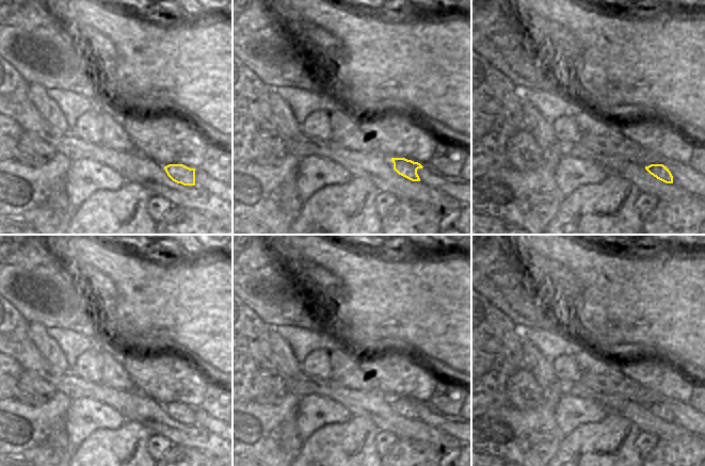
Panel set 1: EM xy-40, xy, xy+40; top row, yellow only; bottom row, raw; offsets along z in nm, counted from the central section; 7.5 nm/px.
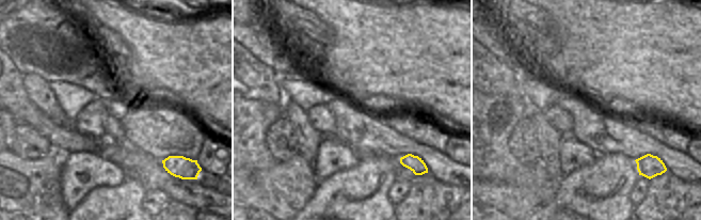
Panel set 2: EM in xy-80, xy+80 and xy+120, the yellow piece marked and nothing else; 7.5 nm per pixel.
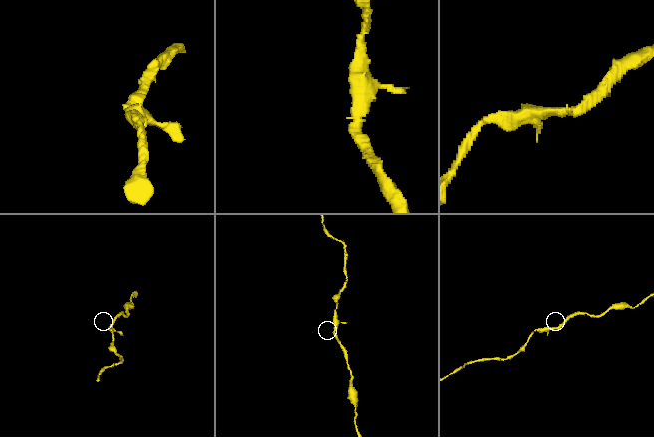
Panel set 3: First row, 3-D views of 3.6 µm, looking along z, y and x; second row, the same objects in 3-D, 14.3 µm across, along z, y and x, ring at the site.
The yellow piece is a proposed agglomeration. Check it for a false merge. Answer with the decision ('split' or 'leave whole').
leave whole

